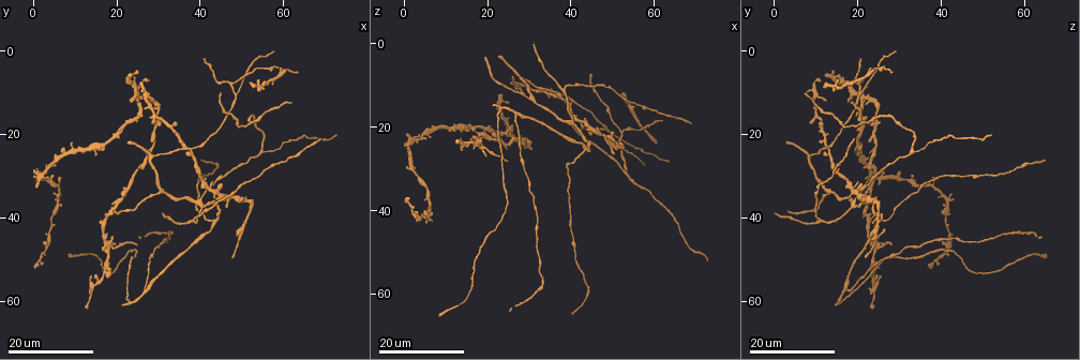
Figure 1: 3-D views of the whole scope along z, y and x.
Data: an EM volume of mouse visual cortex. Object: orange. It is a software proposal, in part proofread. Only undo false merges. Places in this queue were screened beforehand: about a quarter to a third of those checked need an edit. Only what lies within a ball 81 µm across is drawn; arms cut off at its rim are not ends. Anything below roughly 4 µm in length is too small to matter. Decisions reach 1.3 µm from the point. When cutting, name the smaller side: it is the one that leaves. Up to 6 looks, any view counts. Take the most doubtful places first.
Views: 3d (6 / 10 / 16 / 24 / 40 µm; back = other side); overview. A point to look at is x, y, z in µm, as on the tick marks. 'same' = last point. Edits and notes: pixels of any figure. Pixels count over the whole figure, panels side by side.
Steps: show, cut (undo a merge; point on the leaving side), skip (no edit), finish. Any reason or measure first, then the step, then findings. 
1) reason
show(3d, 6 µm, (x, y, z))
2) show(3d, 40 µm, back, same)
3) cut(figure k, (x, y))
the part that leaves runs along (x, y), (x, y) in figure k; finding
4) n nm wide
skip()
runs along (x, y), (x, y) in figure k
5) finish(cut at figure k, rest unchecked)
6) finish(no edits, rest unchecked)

three-way junction
show(3d, 24 µm, (40.0, 37.5, 18.0))

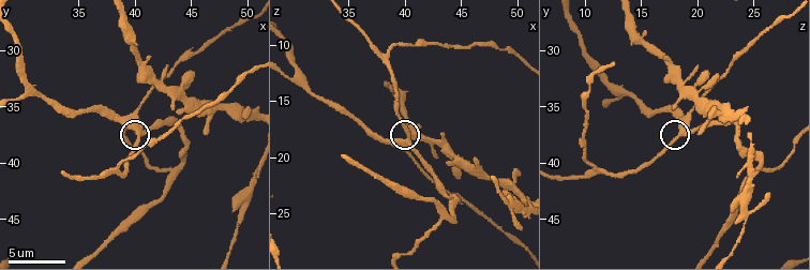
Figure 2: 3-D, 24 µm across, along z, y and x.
show(3d, 6 µm, (40.0, 37.2, 18.8))

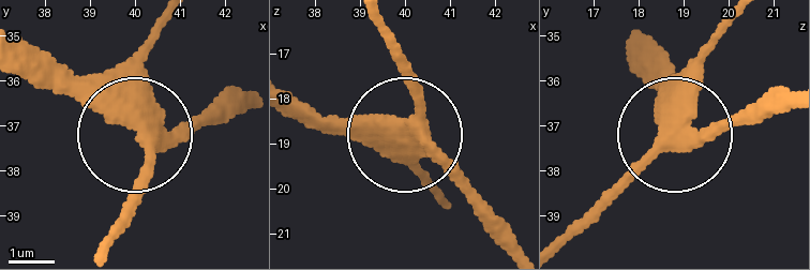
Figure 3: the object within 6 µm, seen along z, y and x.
3 arms
skip()
continuous, no second neuron

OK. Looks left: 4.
three-way junction
show(3d, 6 µm, (30.2, 34.0, 12.8))

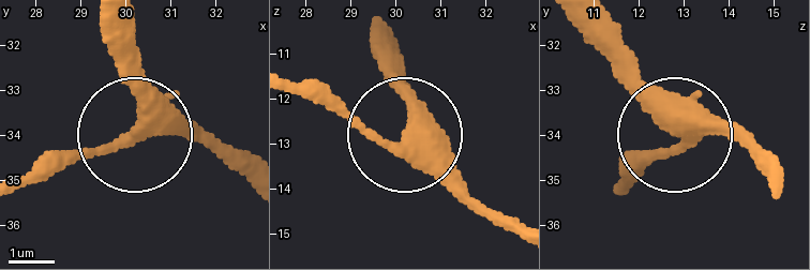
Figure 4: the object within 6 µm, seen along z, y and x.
370 nm wide
skip()
one neuron here

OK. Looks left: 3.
a fork
show(3d, 6 µm, (43.2, 40.4, 25.4))

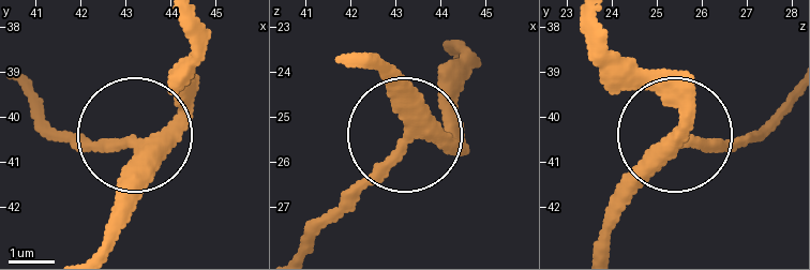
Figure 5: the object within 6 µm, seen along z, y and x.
3 arms
skip()
runs along (98, 246), (132, 146), (55, 143) in figure 5; continuous, no second neuron

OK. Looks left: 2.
finish(no edits, rest unchecked)

